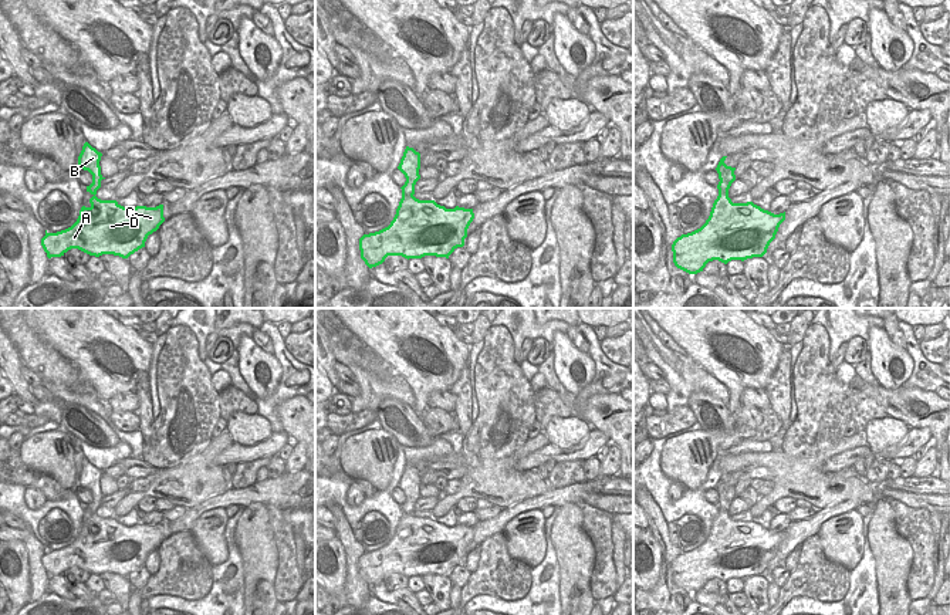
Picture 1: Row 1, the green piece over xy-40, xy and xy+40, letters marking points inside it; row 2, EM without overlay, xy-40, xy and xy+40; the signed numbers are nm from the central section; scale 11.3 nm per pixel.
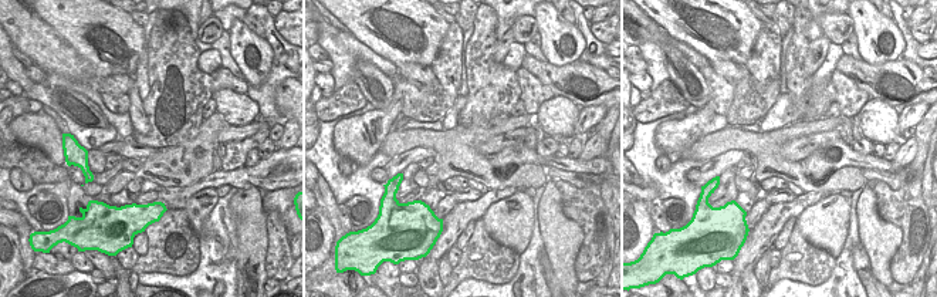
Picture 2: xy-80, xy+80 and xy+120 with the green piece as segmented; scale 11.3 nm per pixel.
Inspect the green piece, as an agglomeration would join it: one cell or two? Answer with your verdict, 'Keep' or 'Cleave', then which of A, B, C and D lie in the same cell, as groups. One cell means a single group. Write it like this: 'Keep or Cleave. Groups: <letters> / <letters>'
Cleave. Groups: A C D / B.

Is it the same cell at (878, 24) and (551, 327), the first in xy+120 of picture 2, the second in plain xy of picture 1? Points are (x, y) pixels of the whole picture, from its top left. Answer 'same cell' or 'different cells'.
different cells

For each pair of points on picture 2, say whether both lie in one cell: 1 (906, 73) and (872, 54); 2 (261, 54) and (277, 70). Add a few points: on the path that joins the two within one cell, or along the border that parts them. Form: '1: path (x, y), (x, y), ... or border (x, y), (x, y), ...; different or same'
1: border (900, 56), (878, 64), (868, 64), (862, 60); different
2: border (264, 39), (273, 63), (269, 76), (253, 87); different

